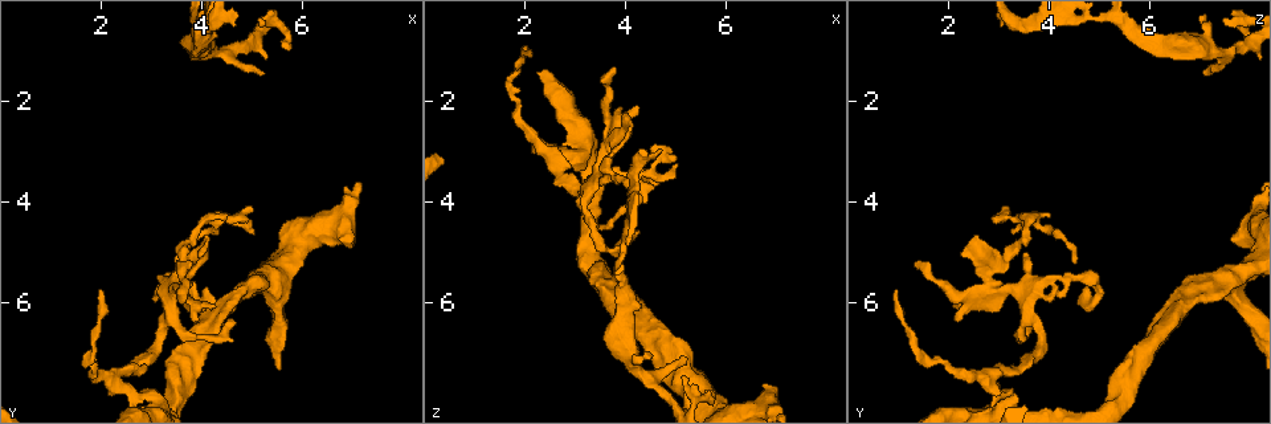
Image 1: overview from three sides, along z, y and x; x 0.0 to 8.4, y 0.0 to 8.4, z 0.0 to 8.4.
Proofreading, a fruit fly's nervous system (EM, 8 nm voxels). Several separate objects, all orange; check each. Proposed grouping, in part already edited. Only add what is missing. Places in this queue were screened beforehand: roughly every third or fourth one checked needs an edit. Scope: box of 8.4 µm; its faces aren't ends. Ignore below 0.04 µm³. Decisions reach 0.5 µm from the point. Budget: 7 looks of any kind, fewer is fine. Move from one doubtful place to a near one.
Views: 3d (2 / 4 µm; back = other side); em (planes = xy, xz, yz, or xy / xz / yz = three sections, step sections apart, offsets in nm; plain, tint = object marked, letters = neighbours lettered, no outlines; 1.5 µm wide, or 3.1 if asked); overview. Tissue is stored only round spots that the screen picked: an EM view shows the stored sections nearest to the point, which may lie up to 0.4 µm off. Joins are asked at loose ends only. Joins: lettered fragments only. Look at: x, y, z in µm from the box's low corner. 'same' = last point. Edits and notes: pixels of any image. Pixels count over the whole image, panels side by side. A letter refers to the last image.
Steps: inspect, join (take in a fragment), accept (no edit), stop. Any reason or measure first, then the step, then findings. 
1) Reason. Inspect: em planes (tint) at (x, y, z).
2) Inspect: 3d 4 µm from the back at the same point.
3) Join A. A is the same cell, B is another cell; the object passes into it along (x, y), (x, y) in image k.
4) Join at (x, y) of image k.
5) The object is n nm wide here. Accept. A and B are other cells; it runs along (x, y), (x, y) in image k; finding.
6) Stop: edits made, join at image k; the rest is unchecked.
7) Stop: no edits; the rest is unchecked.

An open end. Inspect: em xz step 4 (tint) at (5.20, 1.50, 7.15).

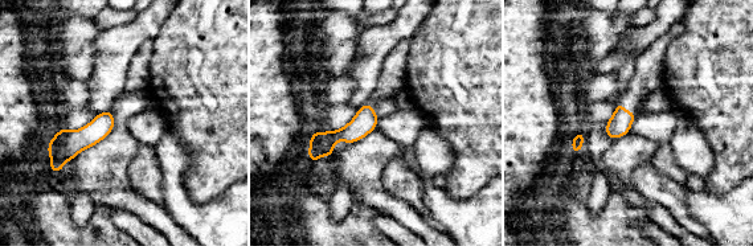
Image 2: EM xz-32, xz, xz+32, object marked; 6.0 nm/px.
Another direction. Inspect: em planes (letters) at the same point.

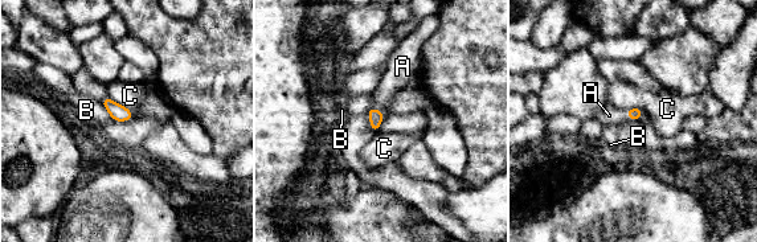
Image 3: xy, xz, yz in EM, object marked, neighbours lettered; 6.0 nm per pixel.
Join A. A is the same cell, B and C are other cells; the object passes into it along (376, 117), (376, 110), (397, 76) in image 3; it goes on there.

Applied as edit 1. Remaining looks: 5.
Thin end. Inspect: 3d 4 µm at (4.30, 6.00, 4.55).

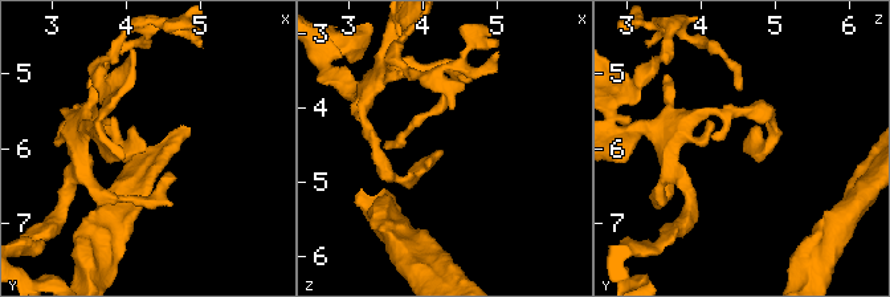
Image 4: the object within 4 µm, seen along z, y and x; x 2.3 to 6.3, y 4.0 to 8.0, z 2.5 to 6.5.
Inspect: em yz step 4 (letters) at (4.25, 6.00, 4.55).

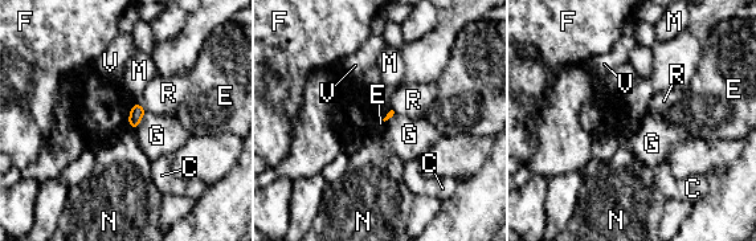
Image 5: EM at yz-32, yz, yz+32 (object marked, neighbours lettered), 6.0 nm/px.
Inspect: em planes (letters) at the same point.

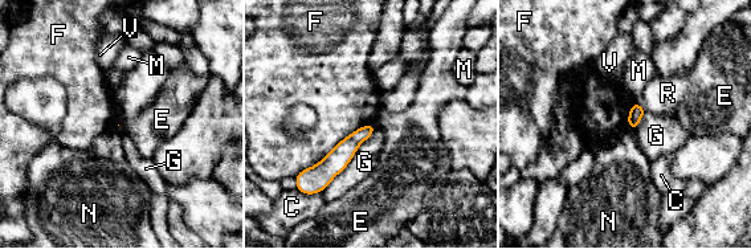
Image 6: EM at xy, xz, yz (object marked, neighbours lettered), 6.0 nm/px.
The longest contact is with F, 550 nm. Accept. C, E, F, G, M, N, R and V are other cells; no lettered fragment goes on from it.

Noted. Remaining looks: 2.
Stop: edits made, join at image 3; the rest is unchecked.

